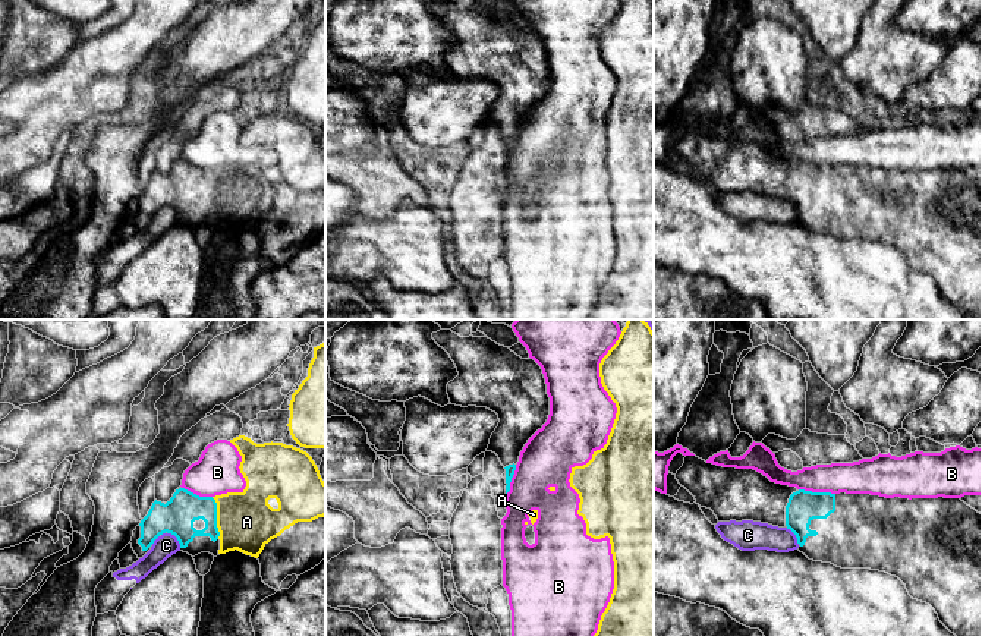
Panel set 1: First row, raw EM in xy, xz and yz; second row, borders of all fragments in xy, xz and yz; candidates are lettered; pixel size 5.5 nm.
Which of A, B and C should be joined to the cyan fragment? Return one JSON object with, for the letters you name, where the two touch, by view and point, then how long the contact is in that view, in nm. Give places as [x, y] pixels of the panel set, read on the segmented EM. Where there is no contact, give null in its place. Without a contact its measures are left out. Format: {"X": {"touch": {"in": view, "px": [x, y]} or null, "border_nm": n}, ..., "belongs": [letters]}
{"belongs": []}

